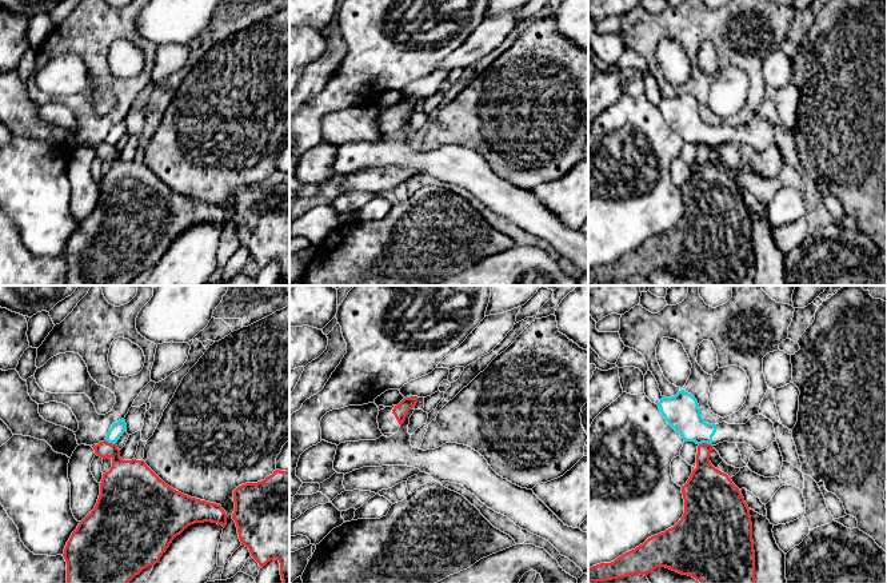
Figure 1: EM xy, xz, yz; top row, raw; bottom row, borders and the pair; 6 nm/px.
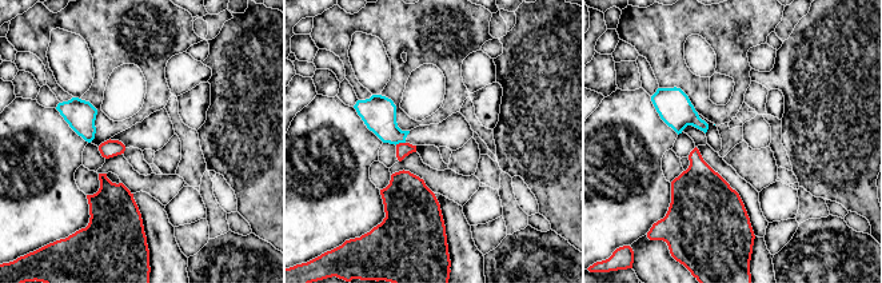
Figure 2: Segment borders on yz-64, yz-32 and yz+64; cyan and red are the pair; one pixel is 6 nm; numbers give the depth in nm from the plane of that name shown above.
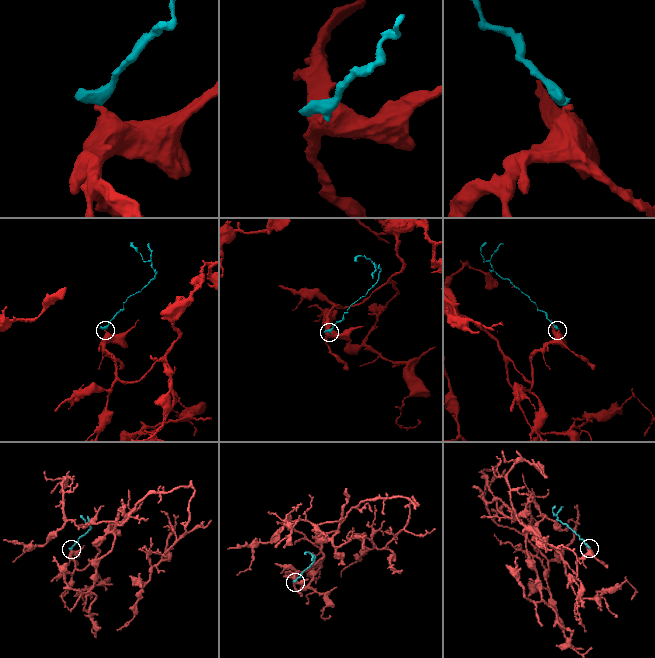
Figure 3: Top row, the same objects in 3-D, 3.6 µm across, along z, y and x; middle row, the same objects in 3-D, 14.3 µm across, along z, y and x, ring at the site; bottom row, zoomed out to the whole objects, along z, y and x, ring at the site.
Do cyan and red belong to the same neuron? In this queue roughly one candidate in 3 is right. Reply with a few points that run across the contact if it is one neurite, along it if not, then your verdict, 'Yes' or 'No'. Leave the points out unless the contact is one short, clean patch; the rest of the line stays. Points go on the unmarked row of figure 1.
Line: yz (699, 144), (708, 144), (711, 147). No

